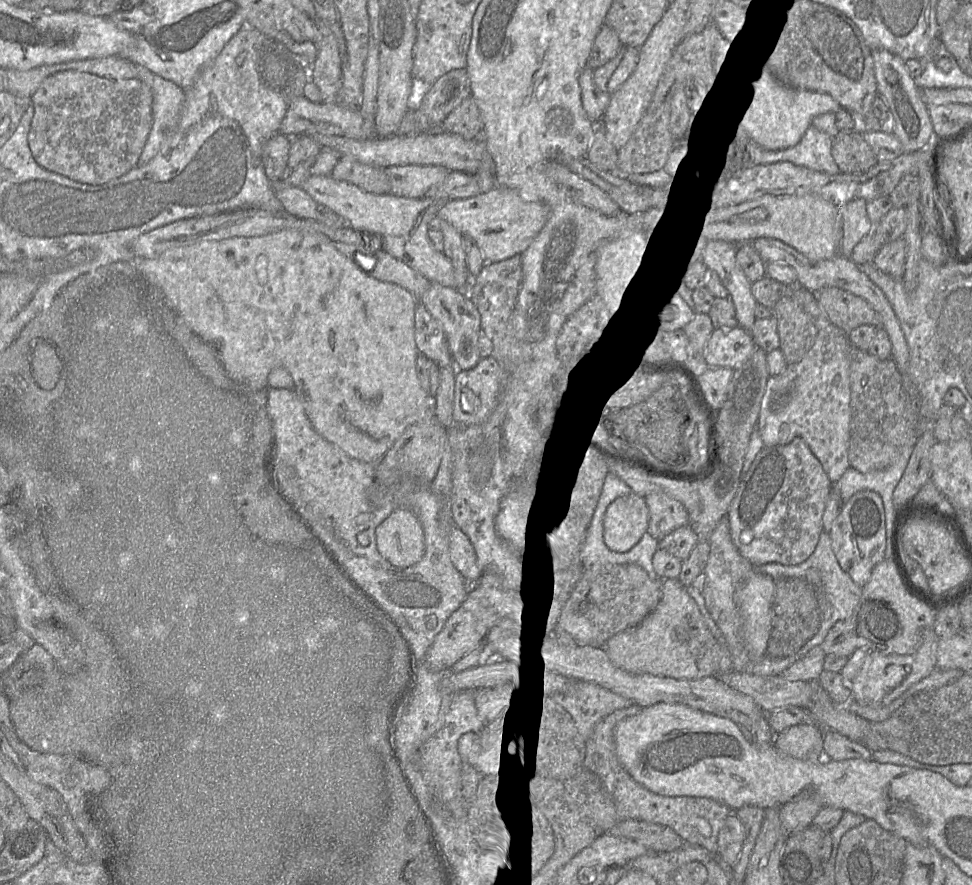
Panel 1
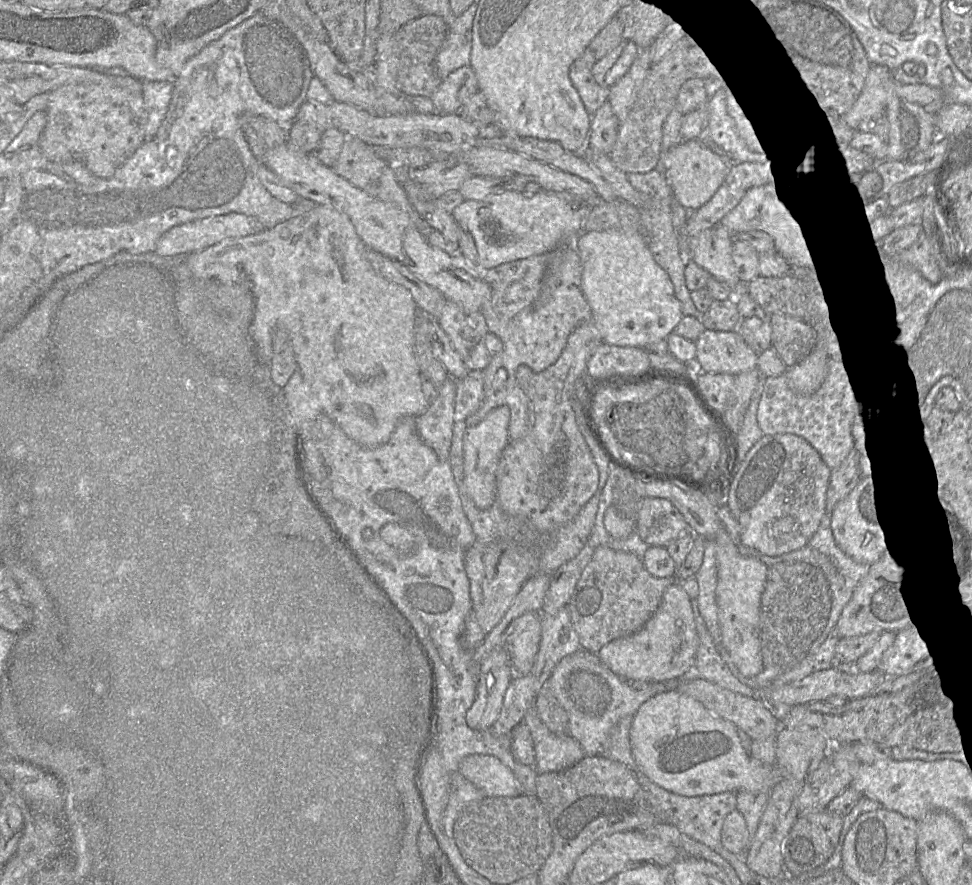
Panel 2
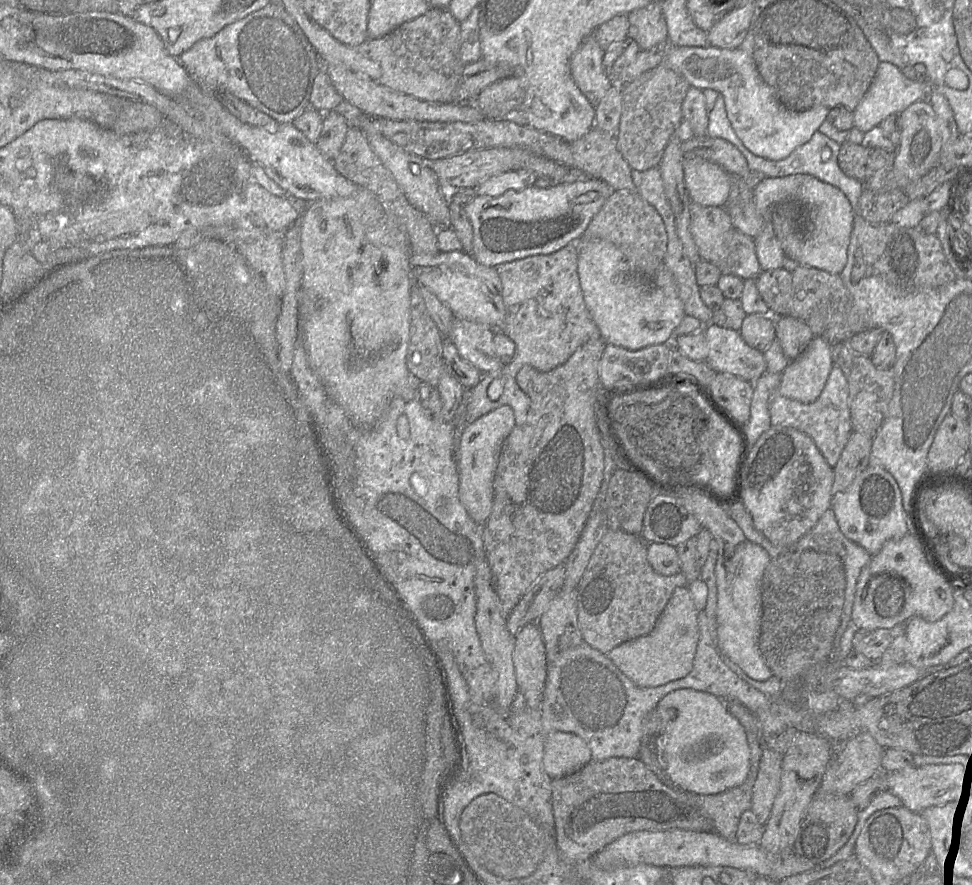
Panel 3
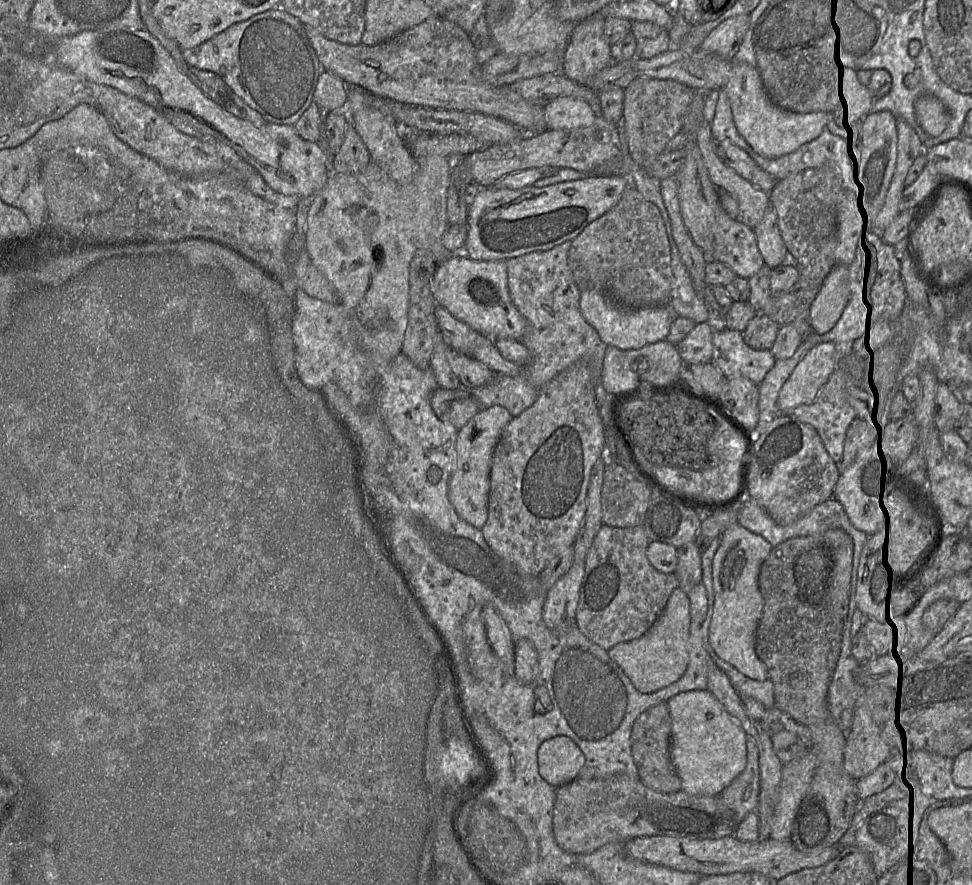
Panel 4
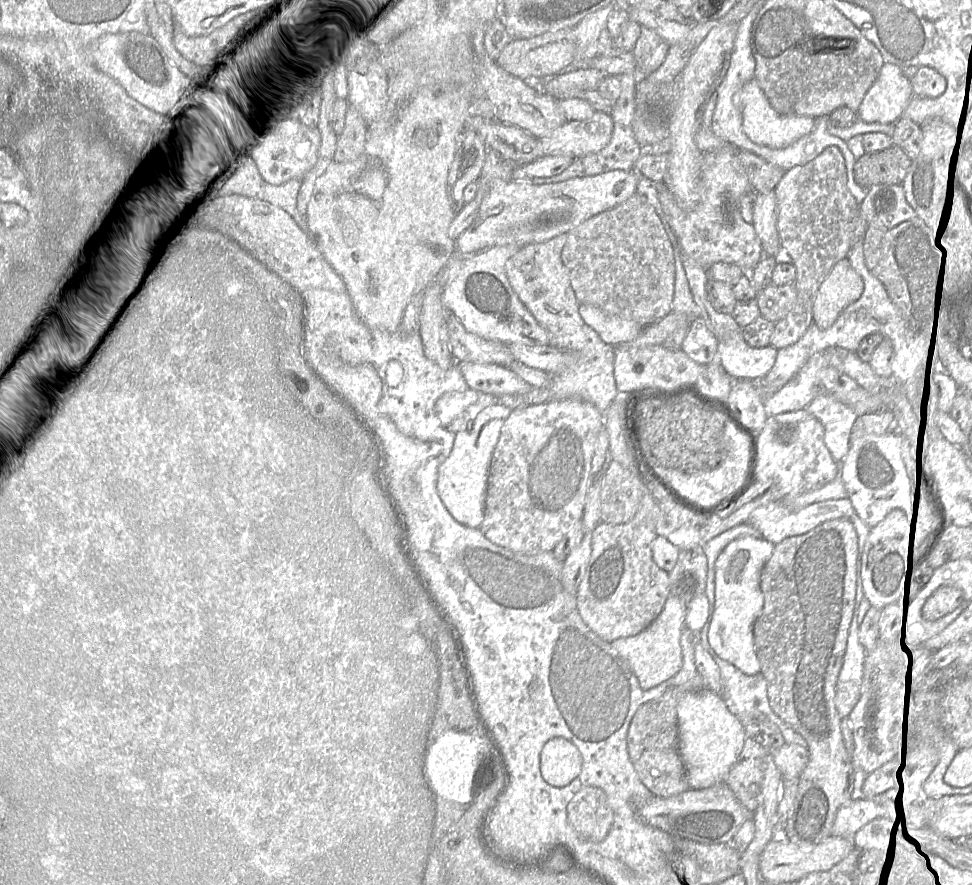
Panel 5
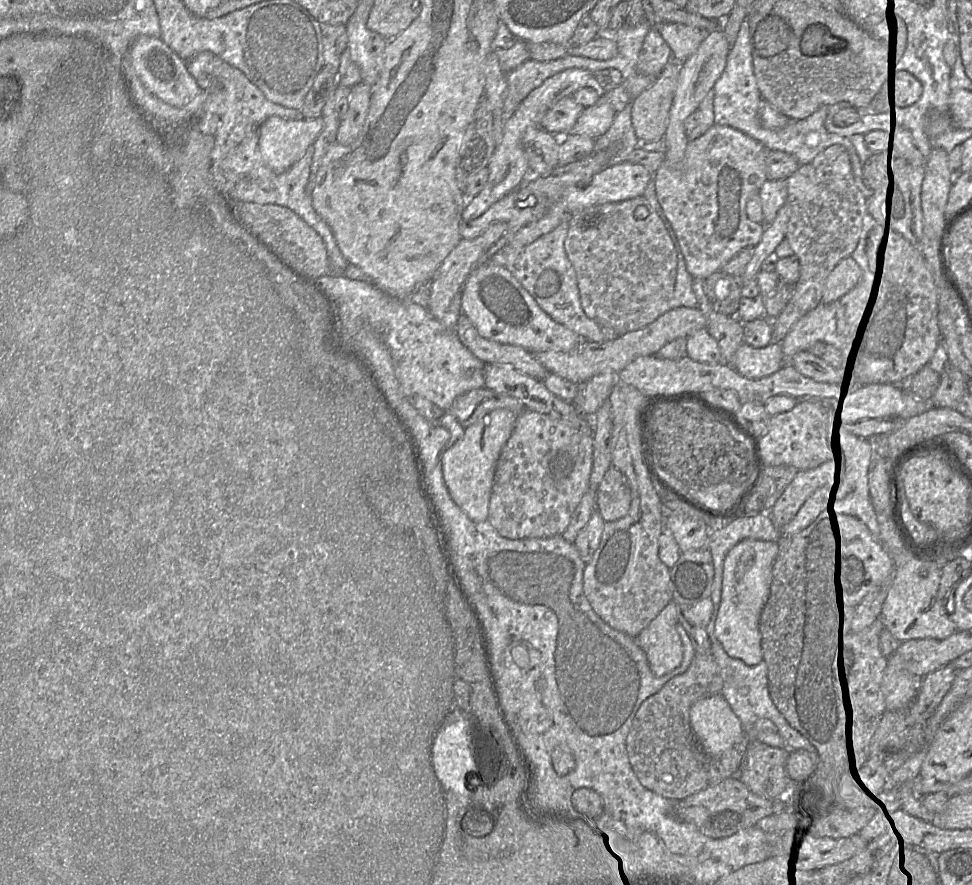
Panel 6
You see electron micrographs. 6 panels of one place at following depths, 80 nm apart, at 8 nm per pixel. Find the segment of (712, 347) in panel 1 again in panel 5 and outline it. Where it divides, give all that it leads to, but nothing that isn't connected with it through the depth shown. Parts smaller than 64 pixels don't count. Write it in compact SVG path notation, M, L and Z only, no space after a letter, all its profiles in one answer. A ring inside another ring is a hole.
M734 332L729 338L718 341L716 362L733 380L760 381L772 369L777 356L777 350L769 345L763 348L749 346L742 332Z

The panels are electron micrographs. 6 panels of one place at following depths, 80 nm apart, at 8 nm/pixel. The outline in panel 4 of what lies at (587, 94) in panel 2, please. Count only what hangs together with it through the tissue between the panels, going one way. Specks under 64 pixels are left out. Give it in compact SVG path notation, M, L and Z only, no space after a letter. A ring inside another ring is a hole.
M596 13L576 23L563 51L561 73L581 85L587 86L594 75L612 63L611 45L604 36L605 20L602 15Z

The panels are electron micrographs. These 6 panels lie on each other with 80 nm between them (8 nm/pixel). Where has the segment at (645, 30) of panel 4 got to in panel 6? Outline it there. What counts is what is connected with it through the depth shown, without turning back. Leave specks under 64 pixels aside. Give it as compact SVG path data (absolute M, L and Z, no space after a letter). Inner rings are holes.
M650 26L638 56L637 72L658 77L671 58L669 45L657 28Z

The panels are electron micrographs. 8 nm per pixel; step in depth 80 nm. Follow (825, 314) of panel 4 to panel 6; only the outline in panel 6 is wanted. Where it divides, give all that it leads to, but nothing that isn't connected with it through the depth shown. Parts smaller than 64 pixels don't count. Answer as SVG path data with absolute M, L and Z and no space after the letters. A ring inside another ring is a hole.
M852 257L842 259L825 280L821 304L830 304L852 290L860 280L860 266Z

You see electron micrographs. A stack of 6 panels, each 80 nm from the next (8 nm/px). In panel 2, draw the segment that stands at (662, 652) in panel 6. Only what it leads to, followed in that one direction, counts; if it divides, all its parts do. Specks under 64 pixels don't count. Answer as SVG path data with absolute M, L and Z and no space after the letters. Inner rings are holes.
M673 584L665 590L658 609L640 630L610 641L597 655L613 673L629 682L663 682L680 678L694 665L698 645L691 598L682 584Z

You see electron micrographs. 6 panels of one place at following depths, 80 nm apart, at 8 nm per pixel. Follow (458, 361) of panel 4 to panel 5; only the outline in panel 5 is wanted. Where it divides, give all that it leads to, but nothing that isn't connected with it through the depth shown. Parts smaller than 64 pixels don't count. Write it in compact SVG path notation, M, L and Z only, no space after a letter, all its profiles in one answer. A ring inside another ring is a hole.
M458 362L468 388L495 396L526 394L533 386L508 366L479 362Z

